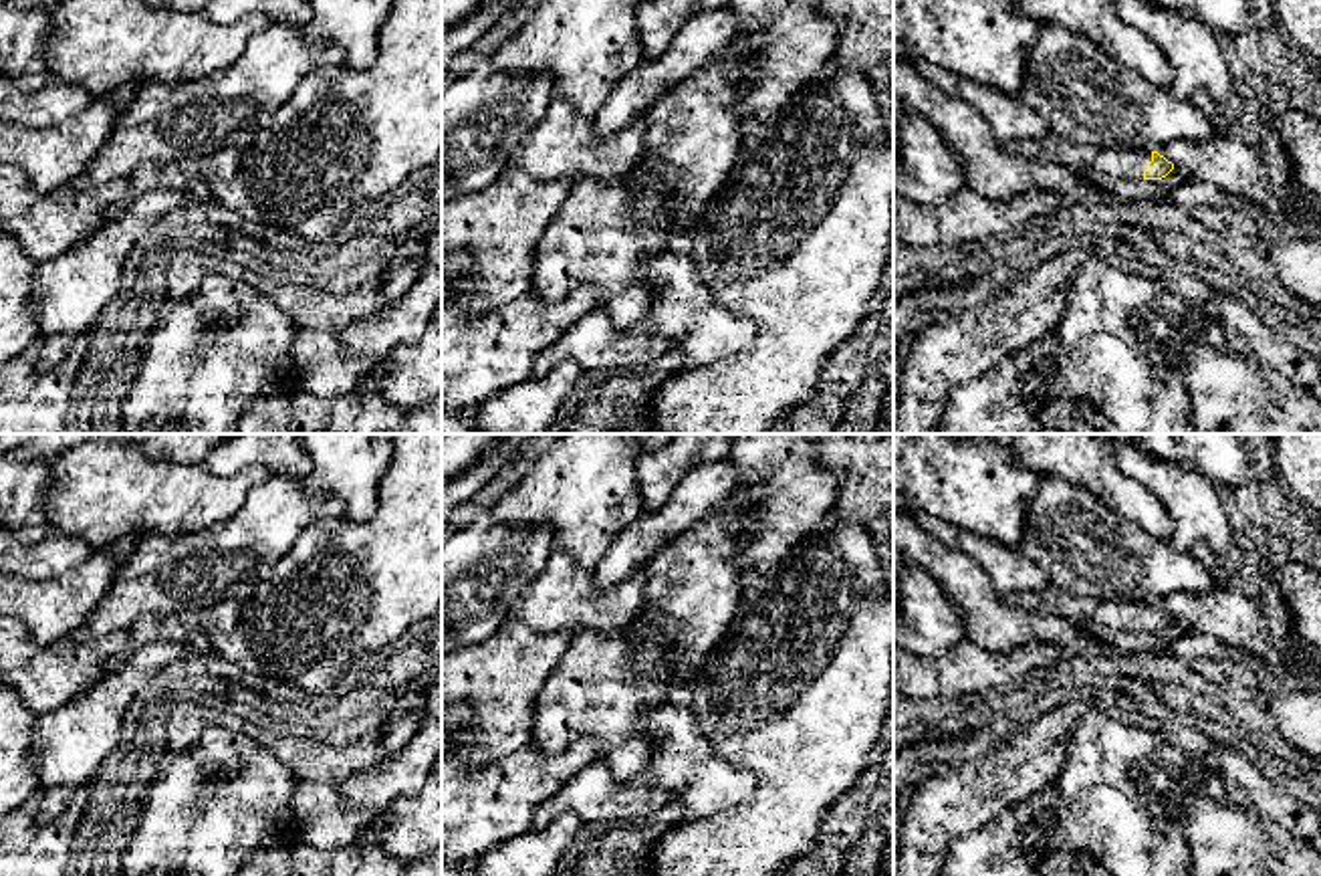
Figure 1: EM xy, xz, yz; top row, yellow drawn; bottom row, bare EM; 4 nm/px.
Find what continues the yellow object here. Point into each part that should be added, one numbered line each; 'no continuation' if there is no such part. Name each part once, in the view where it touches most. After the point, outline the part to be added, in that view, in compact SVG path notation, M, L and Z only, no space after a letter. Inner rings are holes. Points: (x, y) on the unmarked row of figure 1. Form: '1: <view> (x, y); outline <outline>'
1: yz (1114, 614); outline M1053 585L1043 589L1025 589L1002 595L1002 601L1029 614L1043 618L1057 616L1073 622L1097 622L1107 630L1142 632L1152 604L1125 599L1089 599L1067 593Z

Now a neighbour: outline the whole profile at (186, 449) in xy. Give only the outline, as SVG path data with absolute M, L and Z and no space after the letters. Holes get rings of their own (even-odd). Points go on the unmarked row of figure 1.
M109 434L123 436L147 458L202 464L230 434Z

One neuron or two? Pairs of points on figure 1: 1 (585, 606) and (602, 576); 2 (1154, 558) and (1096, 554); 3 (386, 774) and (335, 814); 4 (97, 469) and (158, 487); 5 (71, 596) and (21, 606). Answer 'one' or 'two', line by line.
1: two
2: one
3: one
4: one
5: one

